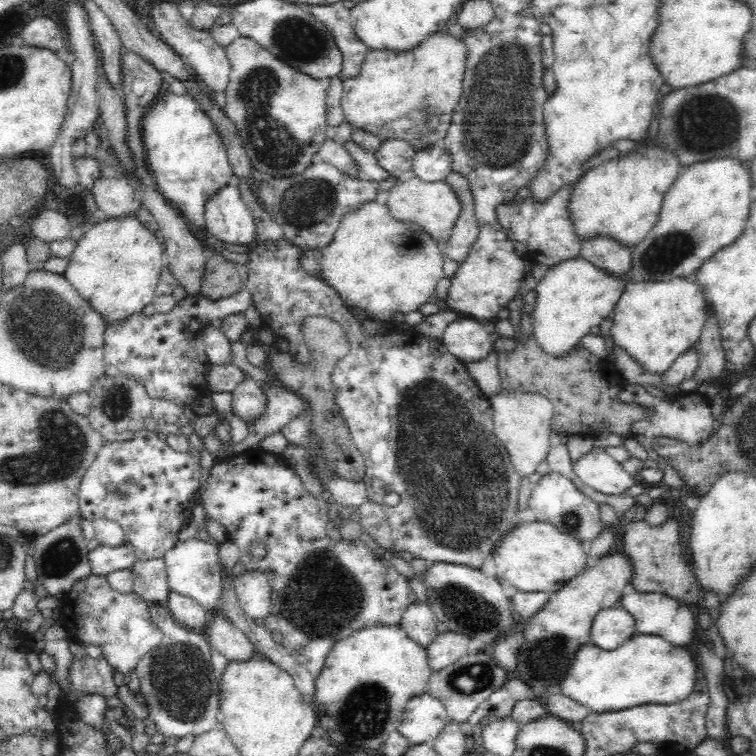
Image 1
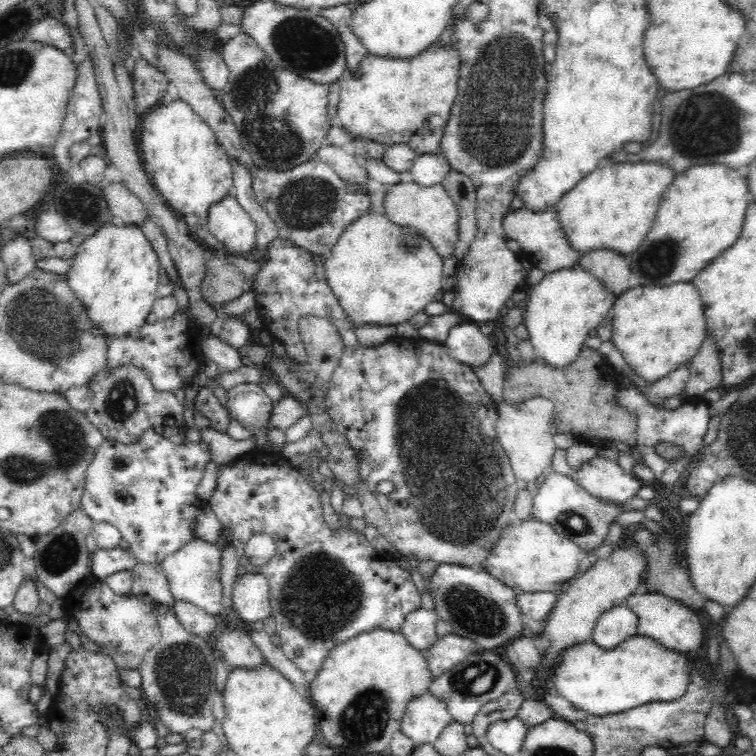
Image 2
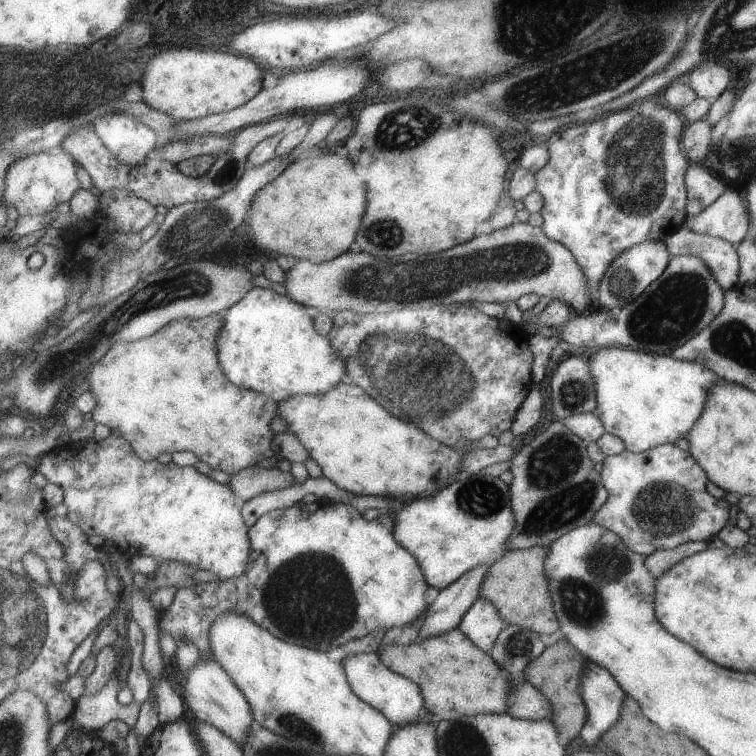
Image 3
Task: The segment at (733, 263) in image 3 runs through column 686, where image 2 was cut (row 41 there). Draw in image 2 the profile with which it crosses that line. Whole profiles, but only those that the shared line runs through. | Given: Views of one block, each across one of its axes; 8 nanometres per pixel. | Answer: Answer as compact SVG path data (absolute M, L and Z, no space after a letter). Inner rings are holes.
M238 33L222 46L229 77L219 99L225 111L232 117L234 125L238 127L242 147L250 154L252 162L259 168L283 171L315 157L317 150L326 143L331 128L327 111L328 87L274 64L248 34Z

